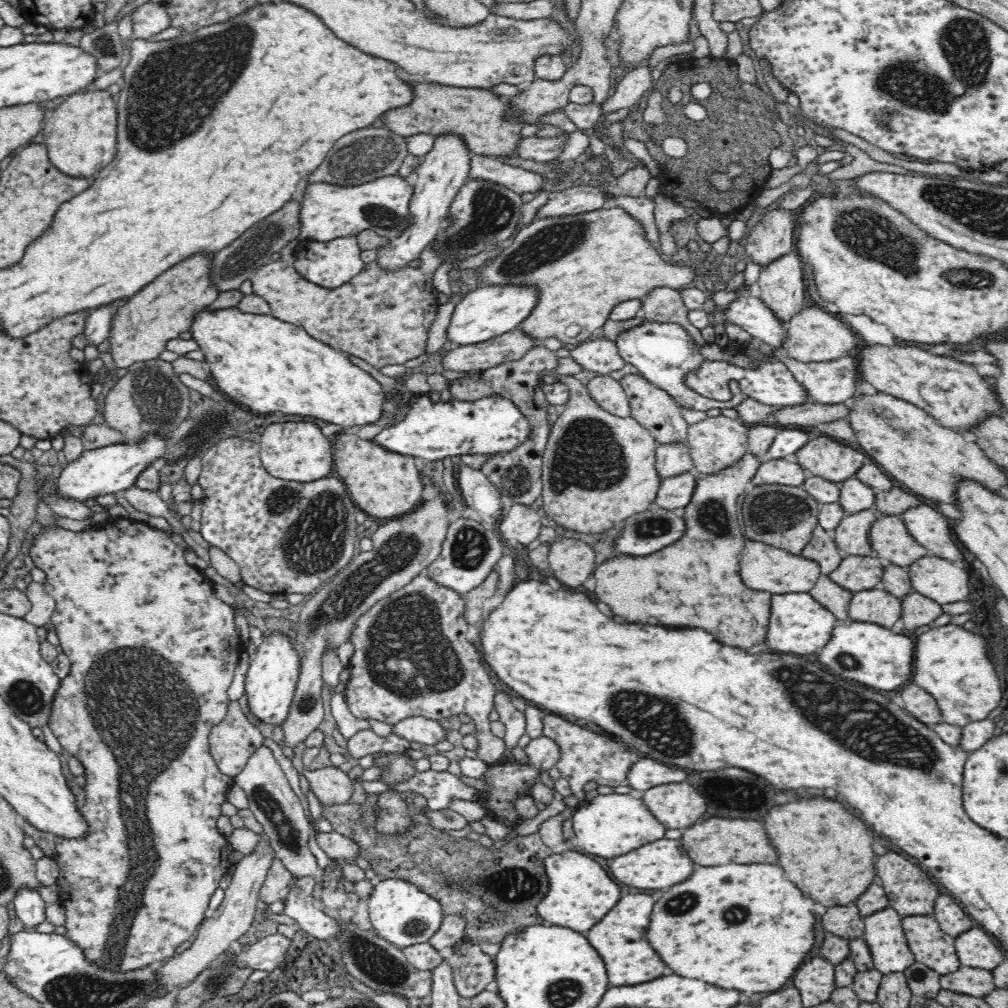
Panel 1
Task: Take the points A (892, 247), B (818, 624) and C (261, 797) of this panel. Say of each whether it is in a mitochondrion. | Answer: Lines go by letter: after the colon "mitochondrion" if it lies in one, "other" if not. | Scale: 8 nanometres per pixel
A: mitochondrion
B: other
C: mitochondrion

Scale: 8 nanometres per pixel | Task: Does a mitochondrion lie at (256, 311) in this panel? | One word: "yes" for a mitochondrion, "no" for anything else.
no

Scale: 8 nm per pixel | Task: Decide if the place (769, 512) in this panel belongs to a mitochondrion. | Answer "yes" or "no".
yes

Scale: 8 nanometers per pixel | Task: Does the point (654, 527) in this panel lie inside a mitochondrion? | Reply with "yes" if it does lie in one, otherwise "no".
yes

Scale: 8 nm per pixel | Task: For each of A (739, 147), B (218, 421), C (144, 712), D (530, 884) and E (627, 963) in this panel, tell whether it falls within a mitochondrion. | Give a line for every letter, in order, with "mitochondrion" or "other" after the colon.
A: mitochondrion
B: other
C: mitochondrion
D: mitochondrion
E: other

